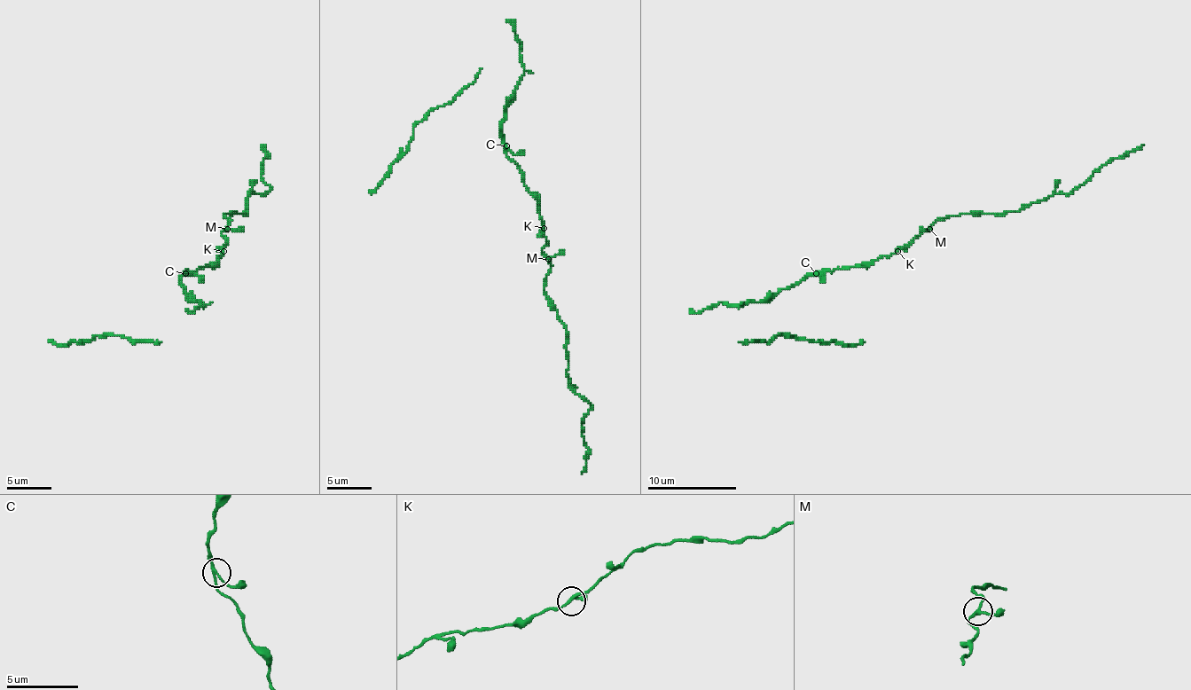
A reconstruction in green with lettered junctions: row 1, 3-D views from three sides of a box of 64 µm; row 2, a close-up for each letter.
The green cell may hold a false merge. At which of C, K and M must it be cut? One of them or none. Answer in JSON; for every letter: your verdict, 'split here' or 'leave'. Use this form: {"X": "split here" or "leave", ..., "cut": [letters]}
{"C": "leave", "K": "leave", "M": "leave", "cut": []}

